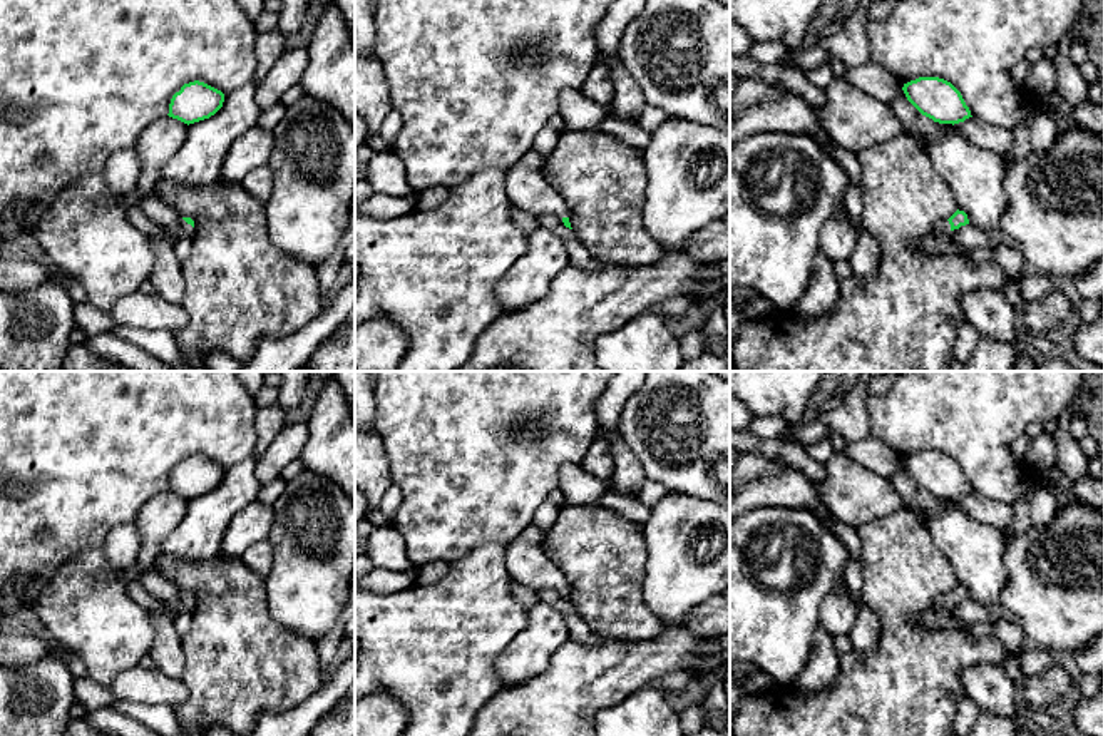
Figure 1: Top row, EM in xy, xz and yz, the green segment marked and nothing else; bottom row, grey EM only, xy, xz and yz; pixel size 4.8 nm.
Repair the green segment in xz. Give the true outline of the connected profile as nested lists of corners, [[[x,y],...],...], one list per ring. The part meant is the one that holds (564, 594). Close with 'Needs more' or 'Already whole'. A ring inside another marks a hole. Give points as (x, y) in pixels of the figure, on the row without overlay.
[[[512,540],[505,544],[505,567],[509,575],[521,585],[536,592],[557,590],[571,602],[569,584],[561,569],[546,555],[541,544]]]. Needs more

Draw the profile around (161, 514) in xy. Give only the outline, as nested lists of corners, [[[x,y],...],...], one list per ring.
[[[161,492],[151,497],[139,510],[134,524],[141,532],[137,564],[149,567],[156,559],[161,542],[176,530],[187,514],[187,498]]]

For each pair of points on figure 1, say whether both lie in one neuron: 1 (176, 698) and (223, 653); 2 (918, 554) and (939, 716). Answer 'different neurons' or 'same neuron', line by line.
1: different neurons
2: same neuron

